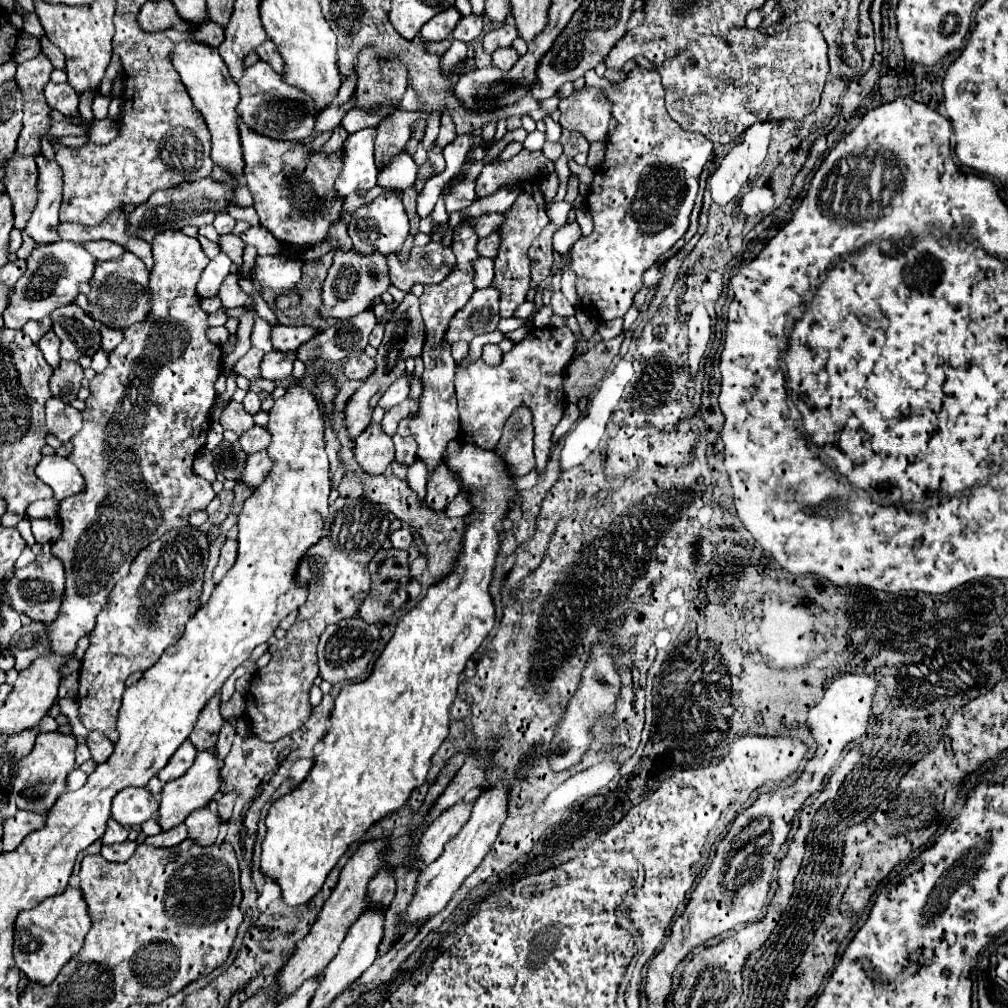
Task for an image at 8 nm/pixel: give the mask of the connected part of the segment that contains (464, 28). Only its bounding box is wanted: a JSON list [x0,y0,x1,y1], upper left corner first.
[452,14,484,42]

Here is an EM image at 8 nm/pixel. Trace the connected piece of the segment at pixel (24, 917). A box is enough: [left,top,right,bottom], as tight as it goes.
[14,886,90,984]

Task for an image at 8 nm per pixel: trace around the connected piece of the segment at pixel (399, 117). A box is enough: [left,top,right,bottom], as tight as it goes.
[374,112,419,170]

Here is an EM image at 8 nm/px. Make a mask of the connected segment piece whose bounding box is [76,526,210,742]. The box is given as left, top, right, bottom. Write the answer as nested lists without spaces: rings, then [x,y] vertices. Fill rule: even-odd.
[[[184,526],[176,532],[166,532],[162,538],[158,538],[152,546],[144,548],[138,558],[132,562],[130,574],[116,584],[116,588],[108,596],[108,604],[102,608],[96,628],[90,634],[90,646],[82,658],[80,668],[80,690],[76,696],[78,702],[78,718],[88,730],[102,732],[108,736],[108,740],[116,742],[116,716],[120,710],[120,696],[124,692],[124,682],[130,674],[136,670],[146,670],[156,664],[160,658],[160,652],[174,644],[182,632],[186,622],[196,614],[200,608],[200,594],[204,586],[204,570],[208,560],[208,538],[206,532],[194,526]]]

